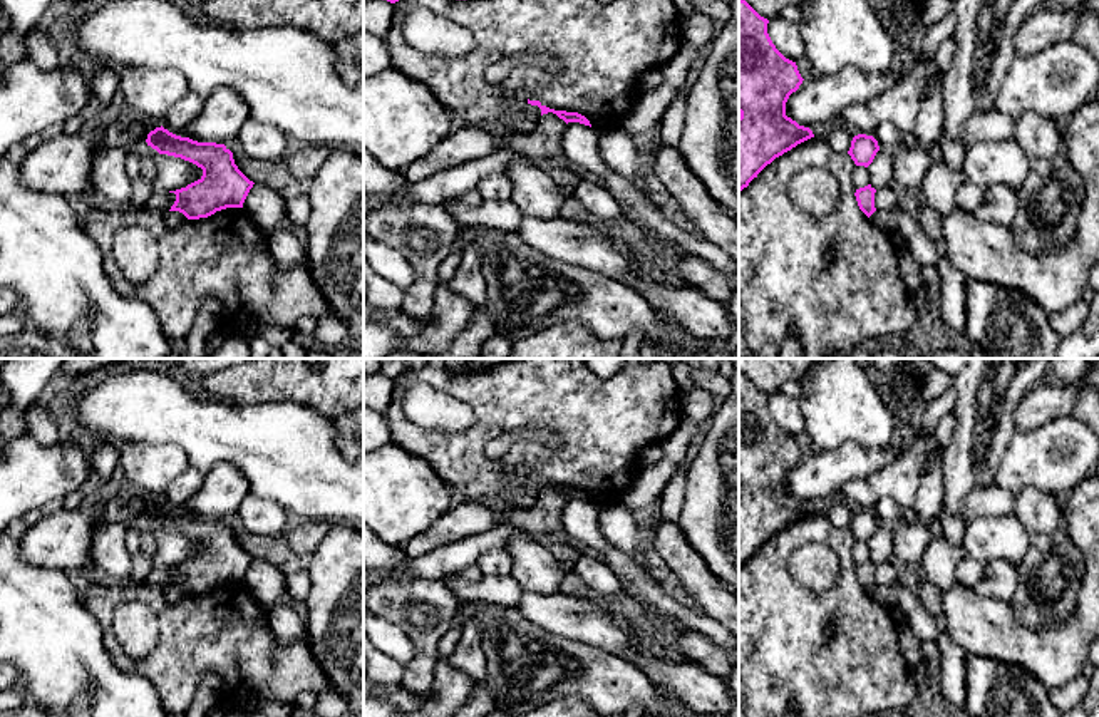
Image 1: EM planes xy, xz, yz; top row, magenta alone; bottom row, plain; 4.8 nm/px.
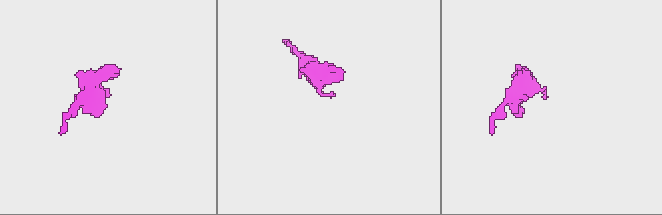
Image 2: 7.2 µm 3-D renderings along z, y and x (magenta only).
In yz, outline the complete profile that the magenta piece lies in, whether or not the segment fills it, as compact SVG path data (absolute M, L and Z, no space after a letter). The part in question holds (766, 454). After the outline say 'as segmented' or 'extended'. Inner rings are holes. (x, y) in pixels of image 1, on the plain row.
M739 372L739 566L776 533L814 513L786 491L786 477L804 454L772 419L767 399Z; as segmented

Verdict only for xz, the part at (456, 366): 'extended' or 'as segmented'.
as segmented

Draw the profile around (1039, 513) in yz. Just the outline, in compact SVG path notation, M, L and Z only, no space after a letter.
M1035 487L1017 493L1014 513L1024 529L1032 534L1054 536L1064 519L1062 499Z

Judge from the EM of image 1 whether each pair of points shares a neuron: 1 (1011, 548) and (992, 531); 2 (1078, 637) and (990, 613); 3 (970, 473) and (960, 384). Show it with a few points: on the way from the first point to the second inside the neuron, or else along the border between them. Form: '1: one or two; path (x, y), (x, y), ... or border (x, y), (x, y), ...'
1: one; path (1006, 543), (997, 536)
2: one; path (1056, 639), (1016, 639), (1012, 635)
3: one; path (969, 451), (969, 406)

